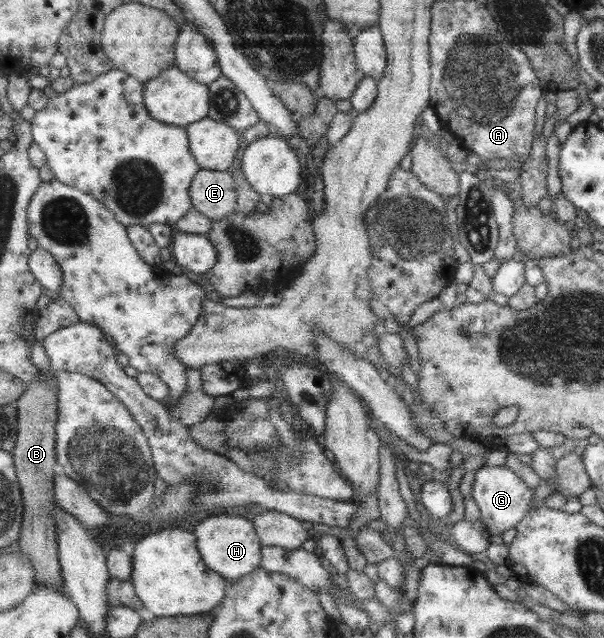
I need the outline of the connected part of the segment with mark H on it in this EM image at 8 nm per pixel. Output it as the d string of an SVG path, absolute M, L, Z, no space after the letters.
M212 516L196 522L192 528L197 537L197 546L205 563L228 581L241 579L257 570L262 562L262 542L254 523L242 516Z

